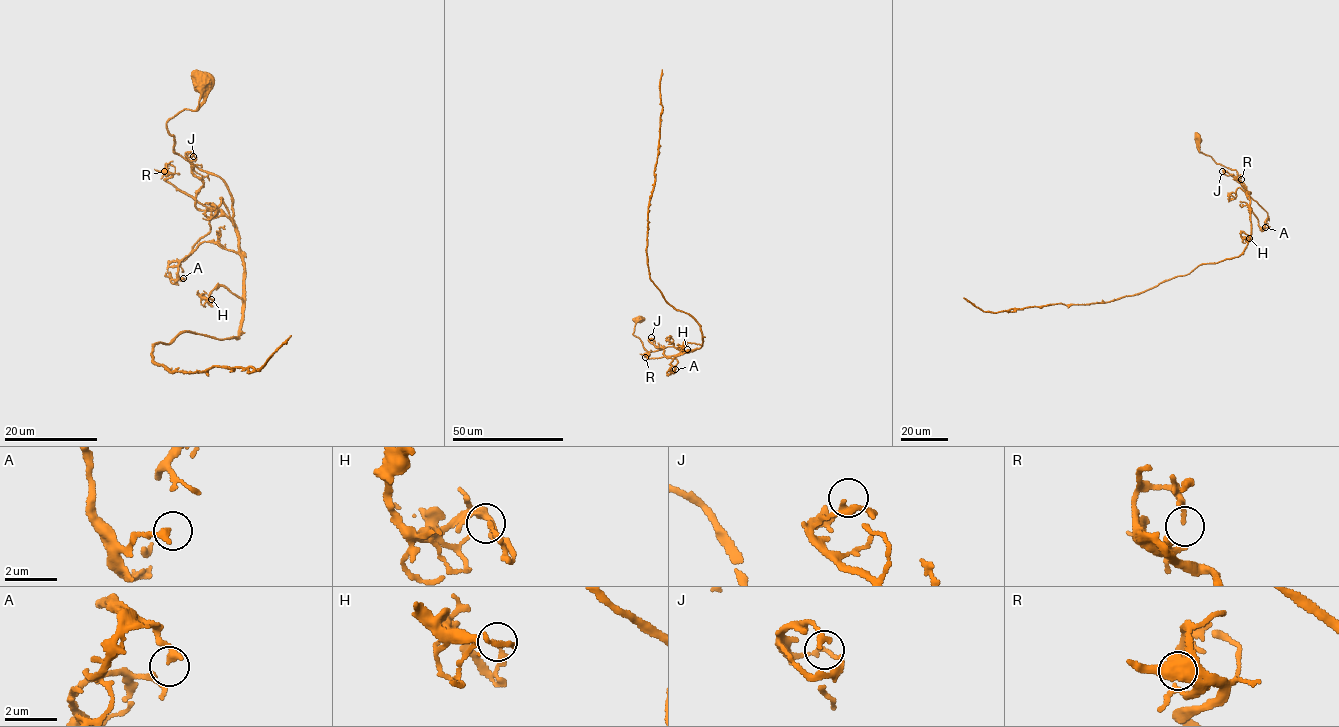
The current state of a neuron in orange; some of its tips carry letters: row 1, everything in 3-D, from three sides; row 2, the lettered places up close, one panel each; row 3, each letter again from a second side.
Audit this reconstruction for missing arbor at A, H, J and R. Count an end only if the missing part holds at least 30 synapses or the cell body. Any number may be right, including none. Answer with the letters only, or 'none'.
none

